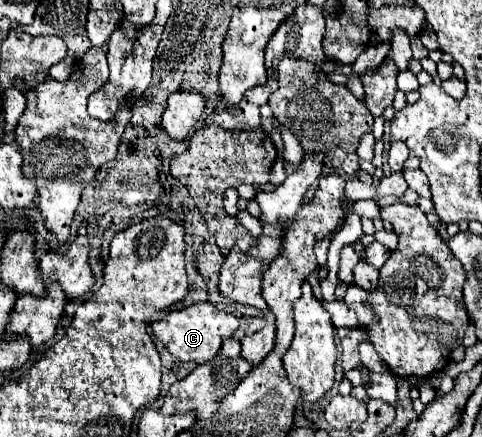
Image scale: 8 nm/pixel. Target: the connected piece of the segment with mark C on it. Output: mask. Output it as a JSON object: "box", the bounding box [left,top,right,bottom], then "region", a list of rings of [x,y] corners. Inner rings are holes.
{"box":[152,302,238,364],"region":[[[198,302],[188,308],[170,312],[164,320],[158,320],[152,324],[154,336],[164,344],[164,348],[172,356],[176,356],[182,362],[196,362],[196,364],[204,364],[212,360],[220,350],[222,338],[232,336],[236,328],[238,328],[238,318],[232,314],[220,312],[210,302]]]}

